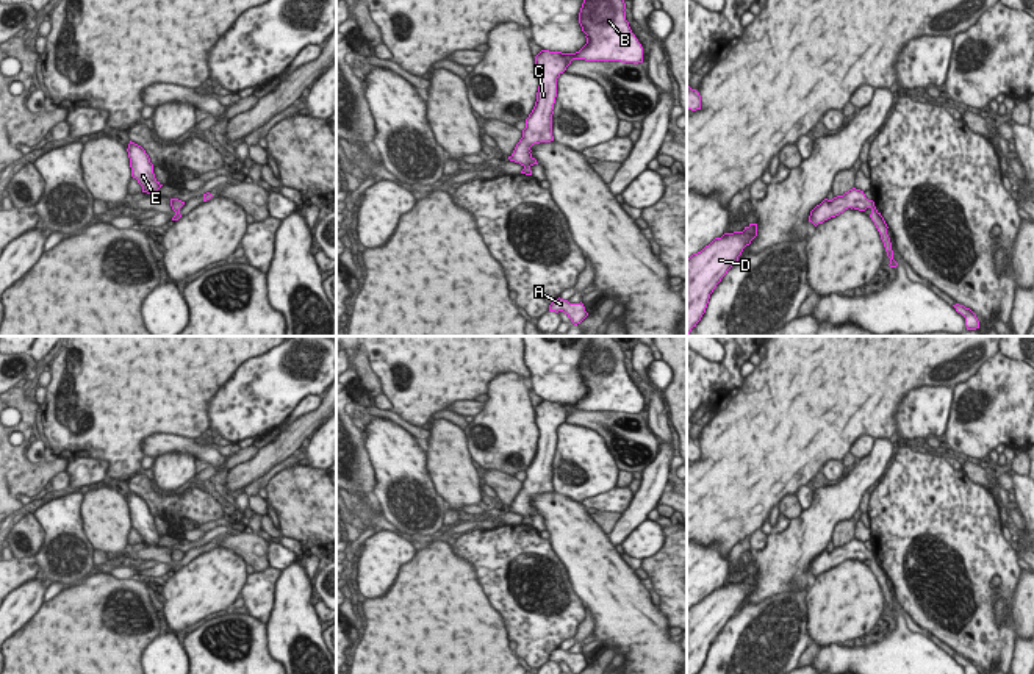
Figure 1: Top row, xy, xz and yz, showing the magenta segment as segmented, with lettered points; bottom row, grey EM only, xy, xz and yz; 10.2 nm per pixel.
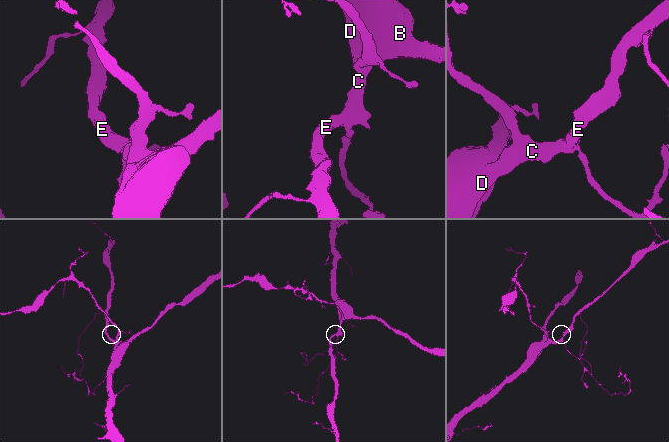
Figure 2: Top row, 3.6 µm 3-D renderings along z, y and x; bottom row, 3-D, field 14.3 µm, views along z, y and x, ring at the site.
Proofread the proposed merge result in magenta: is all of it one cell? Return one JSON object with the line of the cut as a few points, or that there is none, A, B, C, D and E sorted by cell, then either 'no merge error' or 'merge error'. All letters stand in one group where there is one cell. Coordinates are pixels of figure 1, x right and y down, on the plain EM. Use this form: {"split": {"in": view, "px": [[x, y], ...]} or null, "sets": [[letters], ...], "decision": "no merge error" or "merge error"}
{"split": null, "sets": [["A", "B", "C", "D", "E"]], "decision": "no merge error"}

